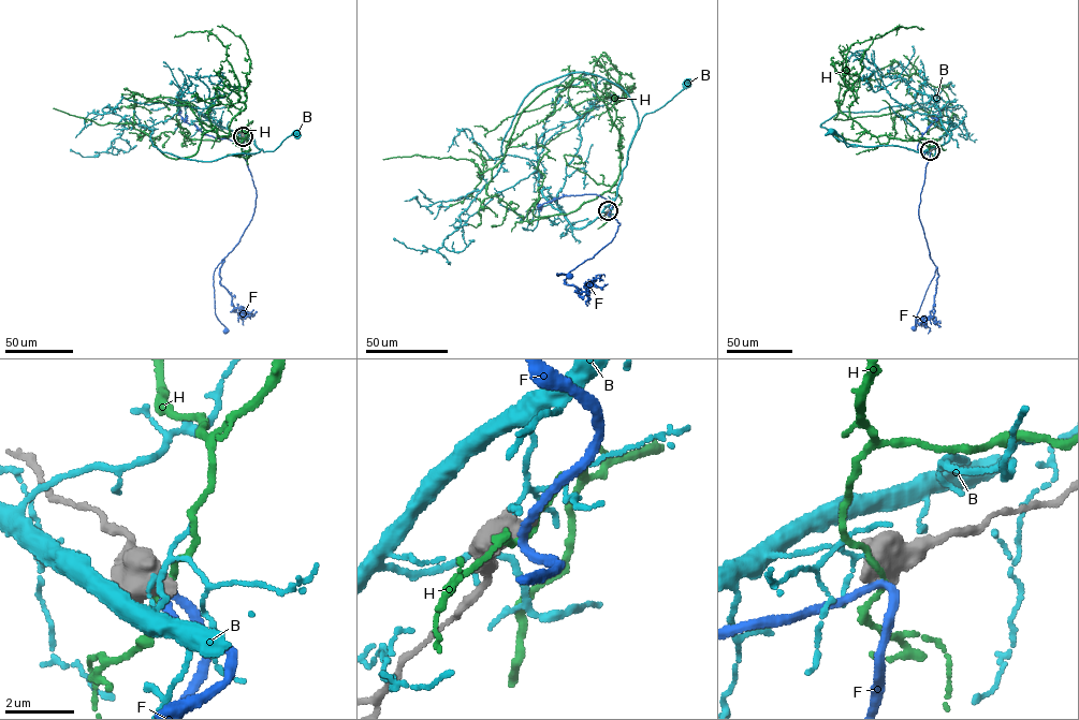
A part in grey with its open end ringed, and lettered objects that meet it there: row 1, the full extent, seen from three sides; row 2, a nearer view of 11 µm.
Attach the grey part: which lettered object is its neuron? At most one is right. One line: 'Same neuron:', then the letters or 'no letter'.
Same neuron: no letter

